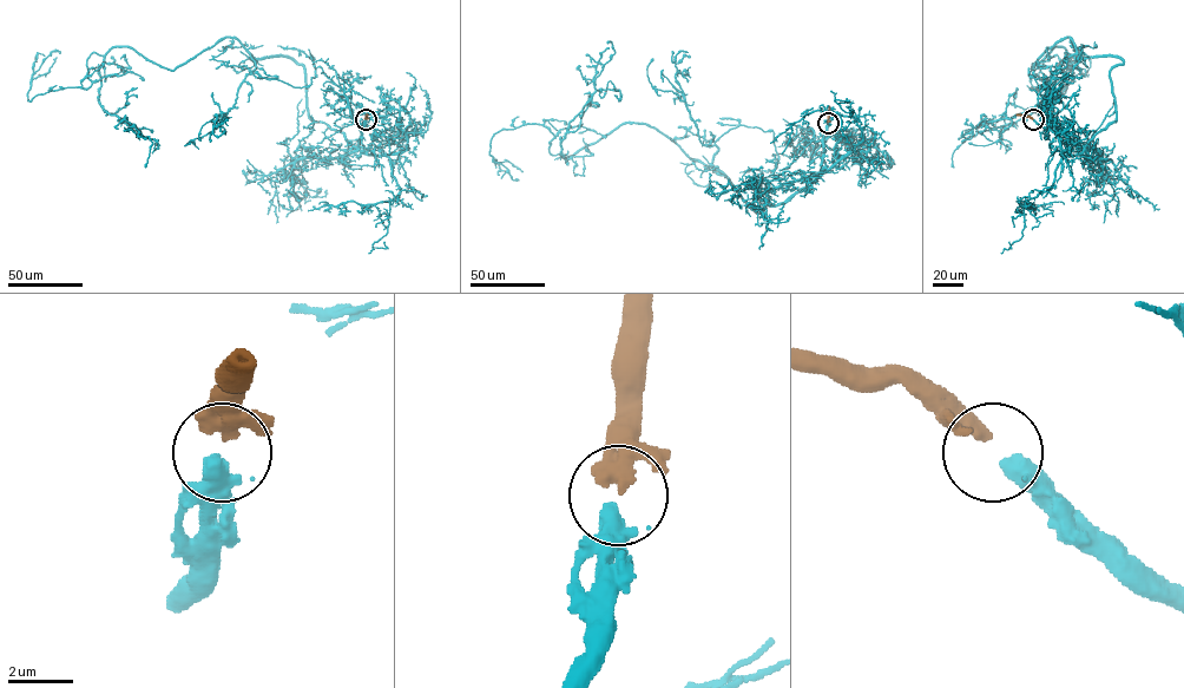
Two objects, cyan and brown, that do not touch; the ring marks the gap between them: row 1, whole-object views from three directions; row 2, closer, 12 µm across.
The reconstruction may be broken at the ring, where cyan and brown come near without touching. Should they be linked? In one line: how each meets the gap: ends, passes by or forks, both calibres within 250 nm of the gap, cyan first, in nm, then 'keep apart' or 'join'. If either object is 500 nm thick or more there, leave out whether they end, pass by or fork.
550 nm thick on the cyan side, 500 nm on the other; join

